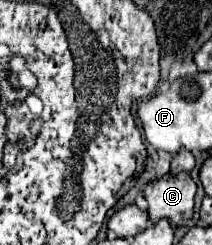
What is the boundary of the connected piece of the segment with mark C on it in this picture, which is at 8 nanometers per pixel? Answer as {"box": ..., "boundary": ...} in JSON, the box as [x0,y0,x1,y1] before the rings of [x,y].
{"box":[144,173,196,225],"boundary":[[[188,173],[162,175],[144,187],[144,197],[148,201],[150,221],[156,223],[160,217],[168,217],[170,223],[180,225],[186,217],[192,217],[196,183]]]}

